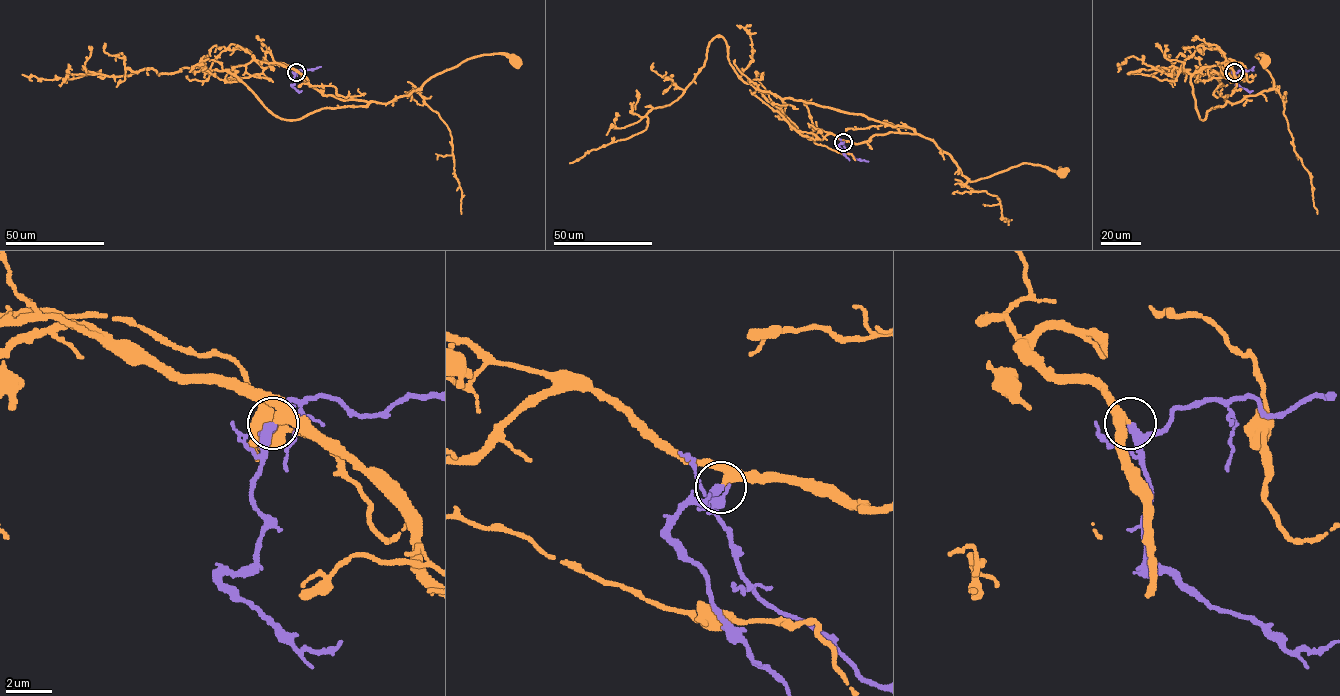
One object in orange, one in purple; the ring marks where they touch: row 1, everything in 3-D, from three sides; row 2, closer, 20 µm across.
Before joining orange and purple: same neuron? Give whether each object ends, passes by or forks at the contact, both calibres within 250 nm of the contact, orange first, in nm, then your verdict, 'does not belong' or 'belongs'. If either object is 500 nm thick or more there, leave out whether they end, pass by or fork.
orange passes by; purple passes by; calibres 320 and 280 nm; belongs

